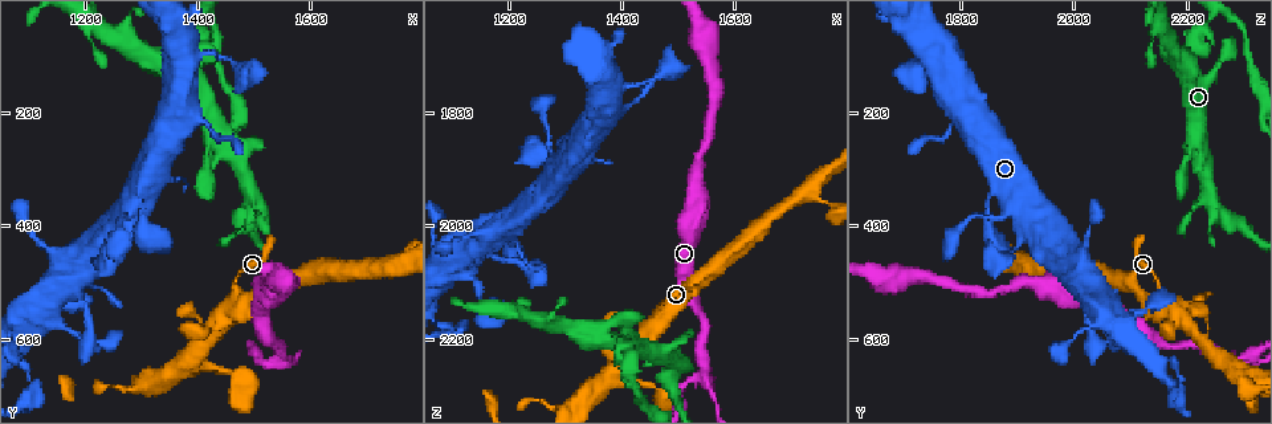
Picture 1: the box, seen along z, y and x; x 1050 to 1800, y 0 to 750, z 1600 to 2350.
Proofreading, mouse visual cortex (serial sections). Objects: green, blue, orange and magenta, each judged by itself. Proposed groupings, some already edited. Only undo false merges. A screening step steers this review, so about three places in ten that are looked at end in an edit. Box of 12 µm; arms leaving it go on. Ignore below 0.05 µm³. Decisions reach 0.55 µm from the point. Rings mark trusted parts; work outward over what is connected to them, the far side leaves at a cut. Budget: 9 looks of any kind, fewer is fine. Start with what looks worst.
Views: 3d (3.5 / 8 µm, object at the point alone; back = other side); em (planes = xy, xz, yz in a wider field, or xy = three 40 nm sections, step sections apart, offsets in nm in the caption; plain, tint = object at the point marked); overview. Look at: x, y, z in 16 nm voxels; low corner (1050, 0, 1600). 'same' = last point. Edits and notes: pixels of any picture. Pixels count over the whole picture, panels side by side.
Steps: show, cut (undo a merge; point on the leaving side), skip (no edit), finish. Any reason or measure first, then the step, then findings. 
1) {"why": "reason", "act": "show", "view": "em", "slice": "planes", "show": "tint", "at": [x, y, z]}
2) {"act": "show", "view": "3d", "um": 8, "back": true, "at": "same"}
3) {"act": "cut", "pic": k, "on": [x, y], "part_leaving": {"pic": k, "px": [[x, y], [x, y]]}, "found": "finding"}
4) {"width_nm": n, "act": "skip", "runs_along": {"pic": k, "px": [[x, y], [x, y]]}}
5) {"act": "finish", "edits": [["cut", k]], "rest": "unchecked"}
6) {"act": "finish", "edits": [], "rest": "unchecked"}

{"why": "thin neck", "act": "show", "view": "em", "slice": "xy", "step": 1, "show": "tint", "at": [1540, 640, 2270]}

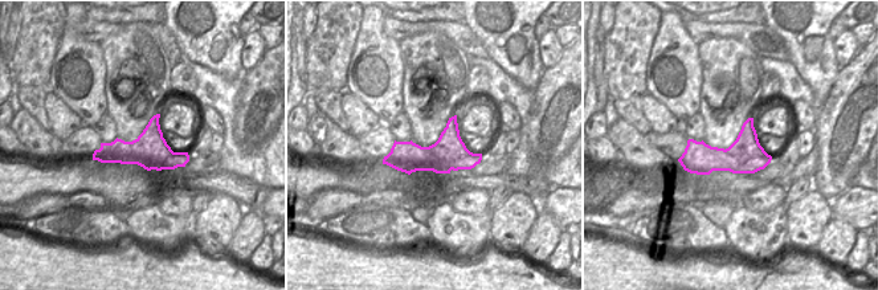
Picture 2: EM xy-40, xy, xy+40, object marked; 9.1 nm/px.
{"why": "wider look", "act": "show", "view": "3d", "um": 3.5, "at": "same"}

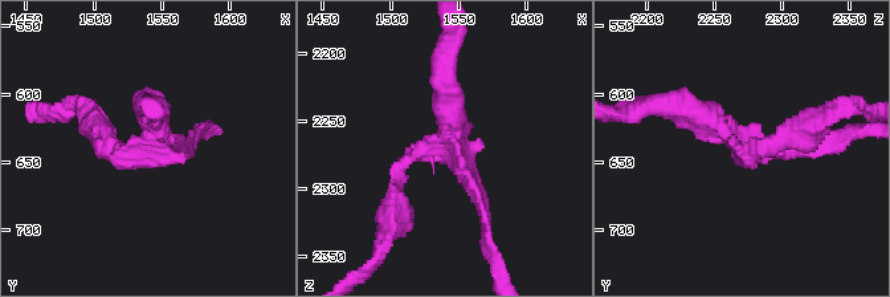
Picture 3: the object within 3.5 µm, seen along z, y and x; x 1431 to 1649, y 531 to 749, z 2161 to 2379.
{"width_nm": 320, "act": "cut", "pic": 3, "on": [750, 162], "part_leaving": {"pic": 3, "px": [[733, 137], [756, 153], [807, 129]]}, "found": "two cells meet here"}

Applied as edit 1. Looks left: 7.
{"why": "see it whole again", "act": "show", "view": "overview"}

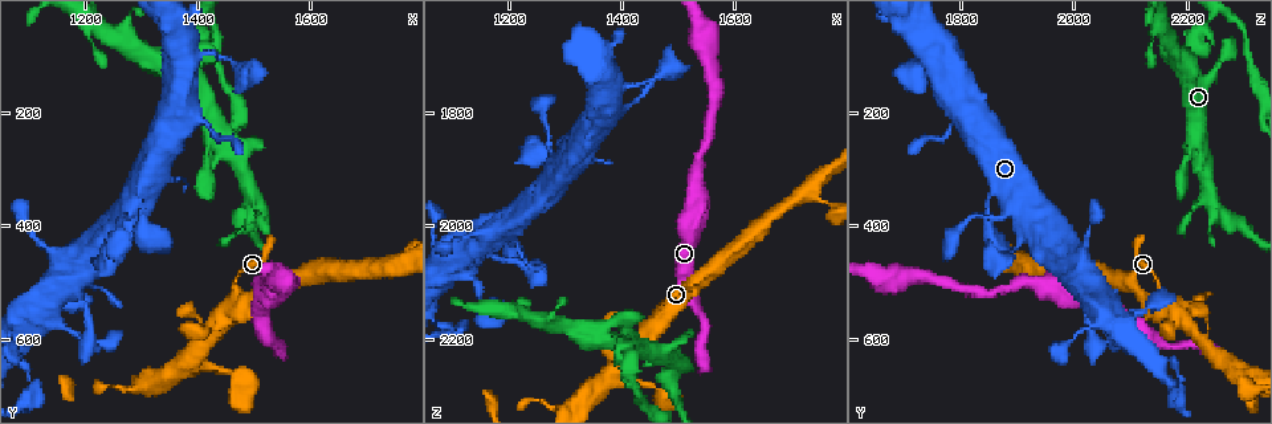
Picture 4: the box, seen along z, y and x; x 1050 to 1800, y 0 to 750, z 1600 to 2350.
{"why": "three-way junction", "act": "show", "view": "3d", "um": 8, "back": true, "at": [1405, 570, 2245]}

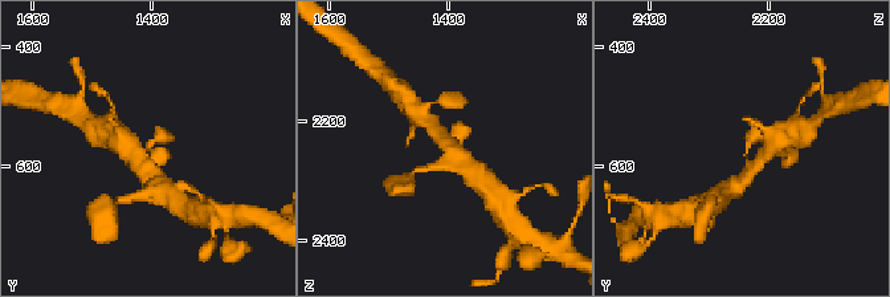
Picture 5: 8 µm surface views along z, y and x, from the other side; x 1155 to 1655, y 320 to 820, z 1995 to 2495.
{"why": "shape alone is not enough", "act": "show", "view": "em", "slice": "xy", "step": 5, "show": "tint", "at": [1405, 570, 2235]}

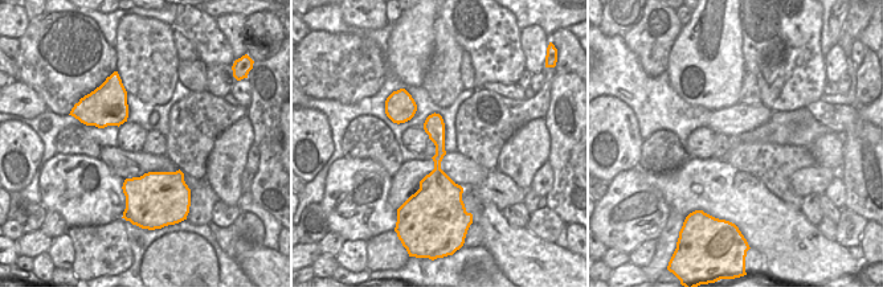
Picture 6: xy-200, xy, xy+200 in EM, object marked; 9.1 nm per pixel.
{"arms": 3, "arm_widths_nm": [300, 350, 400], "act": "skip", "runs_along": {"pic": 6, "px": [[436, 117], [437, 184], [432, 197]]}, "found": "continuous, no second cell"}

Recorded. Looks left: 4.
{"why": "thick turns thin", "act": "show", "view": "3d", "um": 8, "at": [1120, 565, 2070]}

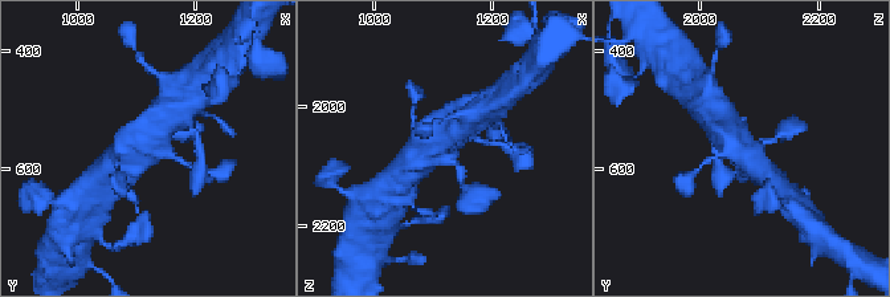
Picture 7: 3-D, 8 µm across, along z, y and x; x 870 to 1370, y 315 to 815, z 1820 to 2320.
{"act": "show", "view": "em", "slice": "xy", "step": 3, "show": "tint", "at": "same"}

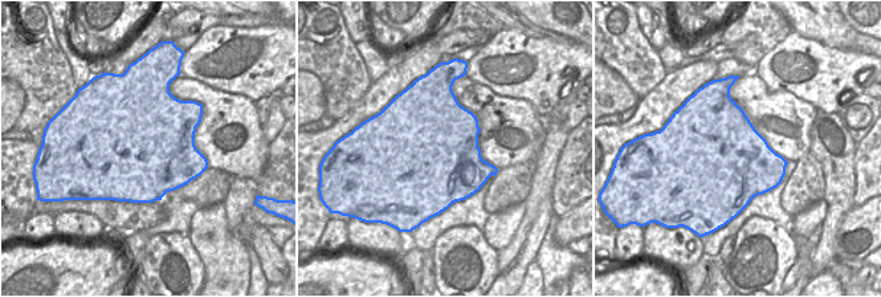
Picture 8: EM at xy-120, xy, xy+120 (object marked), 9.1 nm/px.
{"act": "skip", "runs_along": {"pic": 7, "px": [[164, 118], [117, 166]]}, "found": "continuous, no second cell"}

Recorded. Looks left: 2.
{"why": "branch point", "act": "show", "view": "3d", "um": 3.5, "at": [1500, 360, 2245]}

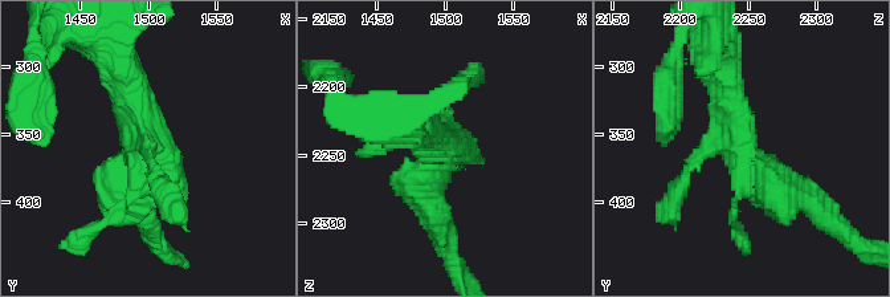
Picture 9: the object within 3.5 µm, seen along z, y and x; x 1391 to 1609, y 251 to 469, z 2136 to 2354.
{"act": "show", "view": "em", "slice": "xy", "step": 3, "show": "tint", "at": [1502, 354, 2240]}

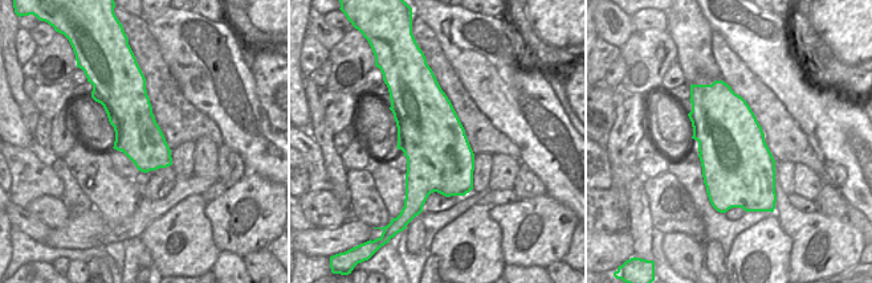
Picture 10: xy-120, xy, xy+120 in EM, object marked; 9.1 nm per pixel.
{"act": "cut", "pic": 9, "on": [435, 208], "part_leaving": {"pic": 9, "px": [[746, 166], [845, 236]]}, "found": "a second cell is stuck on"}

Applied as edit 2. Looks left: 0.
{"act": "finish", "edits": [["cut", 3], ["cut", 9]], "rest": "unchecked"}

